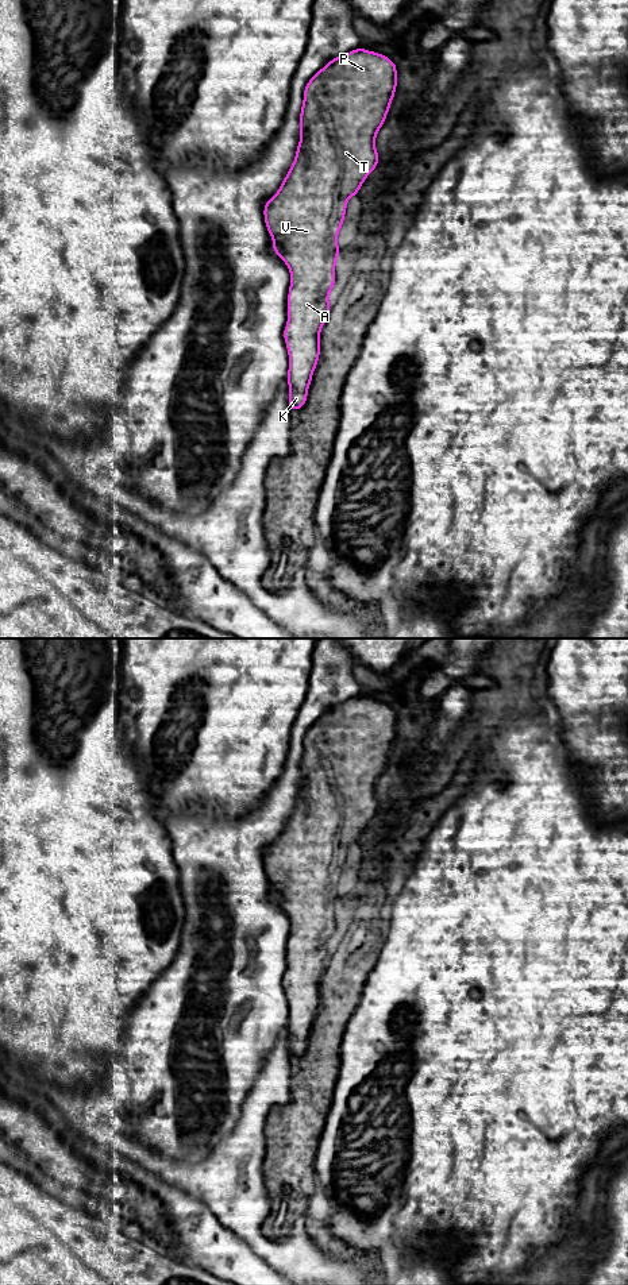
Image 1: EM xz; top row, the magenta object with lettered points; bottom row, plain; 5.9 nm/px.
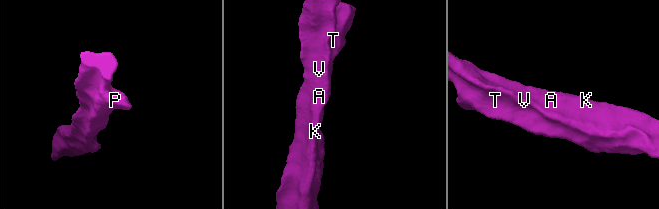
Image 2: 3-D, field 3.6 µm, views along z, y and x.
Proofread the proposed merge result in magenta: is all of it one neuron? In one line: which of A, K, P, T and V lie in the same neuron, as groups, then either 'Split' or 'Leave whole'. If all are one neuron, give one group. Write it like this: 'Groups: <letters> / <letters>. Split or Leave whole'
Groups: A K P T V. Leave whole

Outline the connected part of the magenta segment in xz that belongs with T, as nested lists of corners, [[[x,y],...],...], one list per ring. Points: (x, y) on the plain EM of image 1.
[[[363,695],[332,706],[305,733],[300,760],[300,791],[293,811],[280,837],[263,856],[266,876],[273,888],[273,899],[288,914],[290,933],[288,941],[288,969],[284,987],[289,1003],[286,1029],[290,1058],[301,1057],[308,1045],[313,1019],[320,1006],[320,979],[331,958],[328,944],[336,930],[335,915],[340,896],[336,885],[344,869],[347,849],[358,844],[359,836],[380,811],[375,798],[378,777],[384,773],[397,737],[397,714],[384,702]]]

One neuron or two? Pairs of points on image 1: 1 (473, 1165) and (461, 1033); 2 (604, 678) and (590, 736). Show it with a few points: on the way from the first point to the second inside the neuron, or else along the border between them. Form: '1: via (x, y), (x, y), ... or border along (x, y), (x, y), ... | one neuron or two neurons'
1: via (473, 1133), (473, 1065) | one neuron
2: via (604, 693), (604, 721) | one neuron

